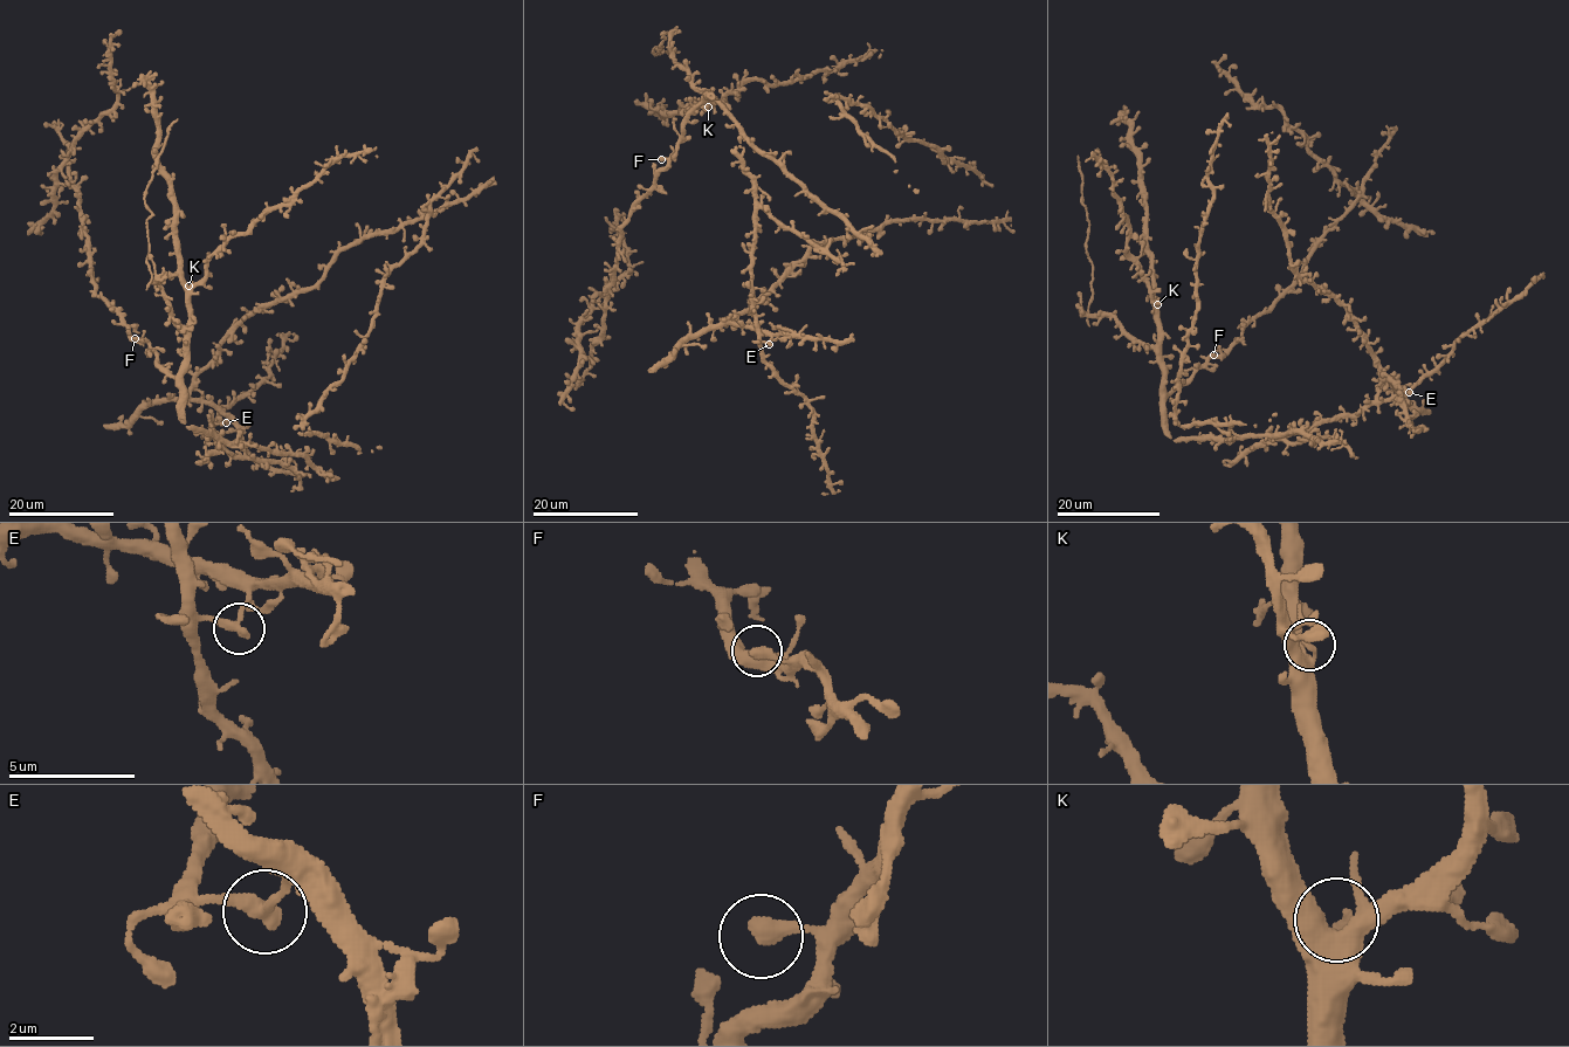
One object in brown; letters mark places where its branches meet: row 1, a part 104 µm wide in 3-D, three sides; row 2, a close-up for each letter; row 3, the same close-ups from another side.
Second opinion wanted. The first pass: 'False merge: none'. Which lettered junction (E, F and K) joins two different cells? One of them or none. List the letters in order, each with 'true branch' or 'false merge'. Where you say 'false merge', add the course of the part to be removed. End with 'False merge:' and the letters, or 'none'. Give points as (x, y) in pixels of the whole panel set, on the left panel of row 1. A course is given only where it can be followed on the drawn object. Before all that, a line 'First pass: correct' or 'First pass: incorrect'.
First pass: incorrect
E: false merge
F: true branch
K: true branch
False merge: E

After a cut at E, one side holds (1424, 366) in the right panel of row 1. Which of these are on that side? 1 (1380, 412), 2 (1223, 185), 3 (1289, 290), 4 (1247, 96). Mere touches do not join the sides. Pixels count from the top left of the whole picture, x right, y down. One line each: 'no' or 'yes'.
1: yes
2: yes
3: yes
4: no

